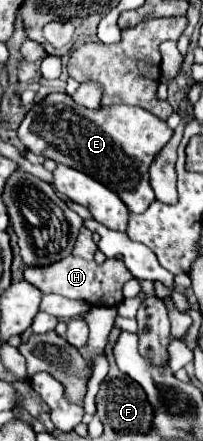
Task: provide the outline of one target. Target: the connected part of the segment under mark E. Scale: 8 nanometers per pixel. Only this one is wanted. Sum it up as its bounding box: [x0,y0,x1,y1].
[17,92,173,214]

